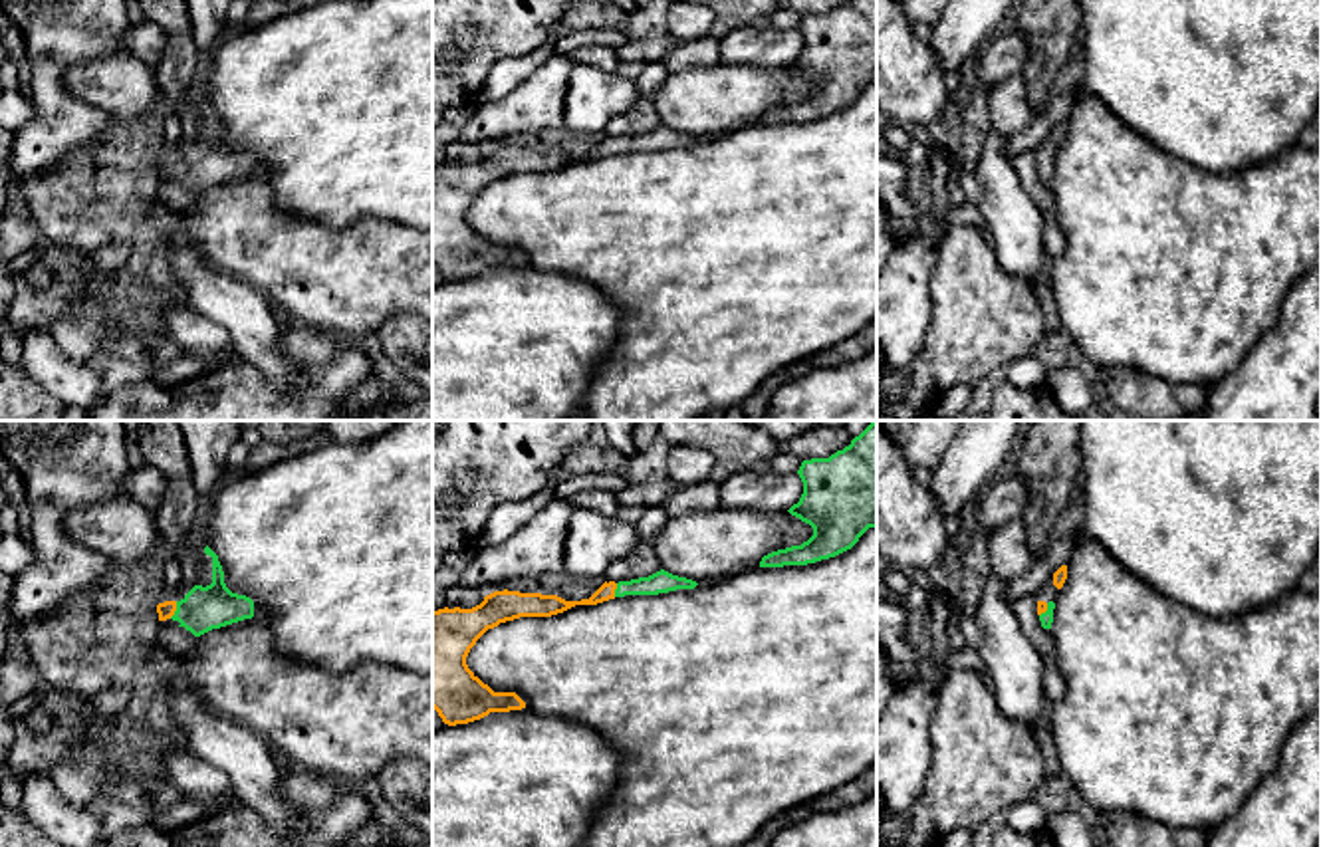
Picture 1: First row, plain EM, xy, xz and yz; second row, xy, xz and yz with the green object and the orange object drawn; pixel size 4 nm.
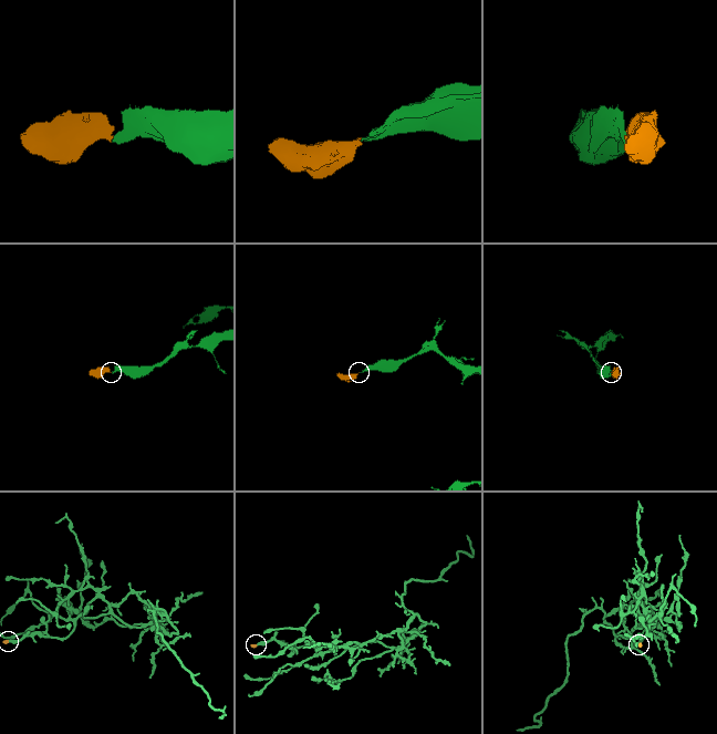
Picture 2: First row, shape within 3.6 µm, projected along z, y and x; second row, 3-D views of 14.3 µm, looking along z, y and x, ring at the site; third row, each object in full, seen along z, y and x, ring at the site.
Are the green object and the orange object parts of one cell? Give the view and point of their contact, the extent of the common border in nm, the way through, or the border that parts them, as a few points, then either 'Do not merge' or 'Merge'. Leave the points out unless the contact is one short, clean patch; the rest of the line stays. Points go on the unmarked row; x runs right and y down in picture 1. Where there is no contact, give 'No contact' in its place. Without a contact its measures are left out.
Touches green at xy (177, 165). Shared border 80 nm. Path across: xy (215, 161), (177, 165), (165, 165). Merge

